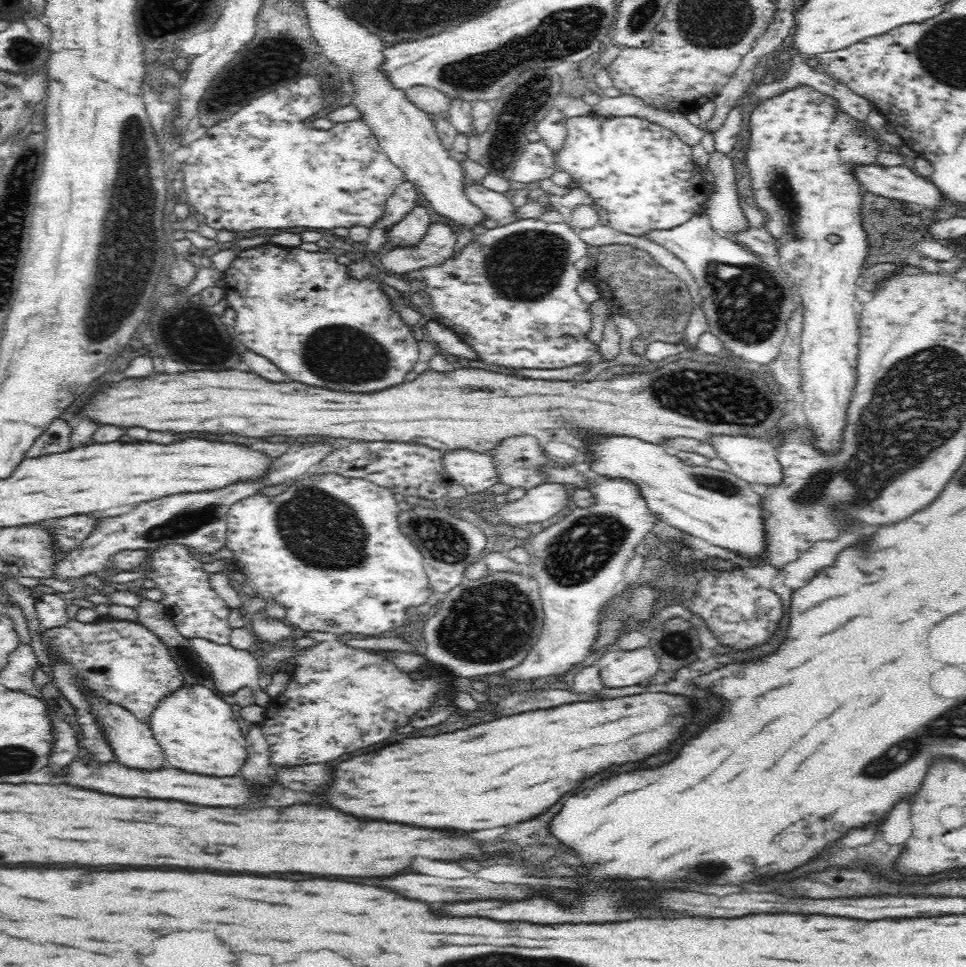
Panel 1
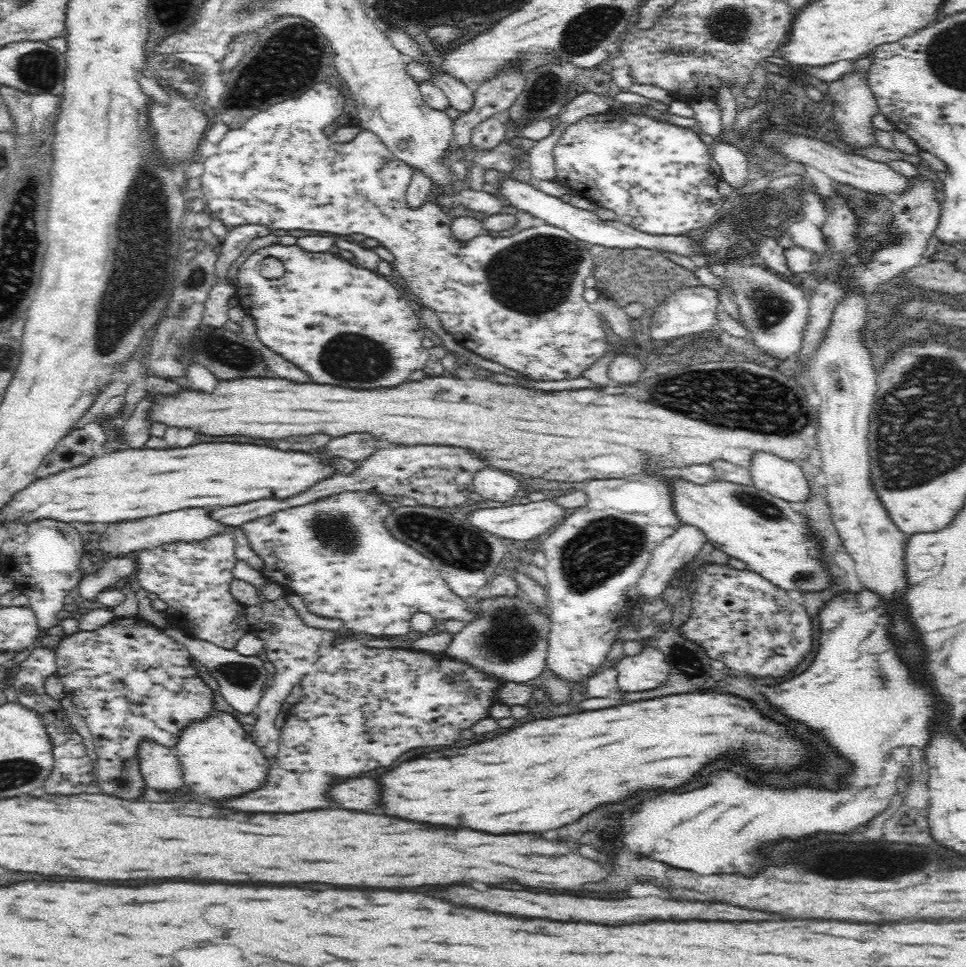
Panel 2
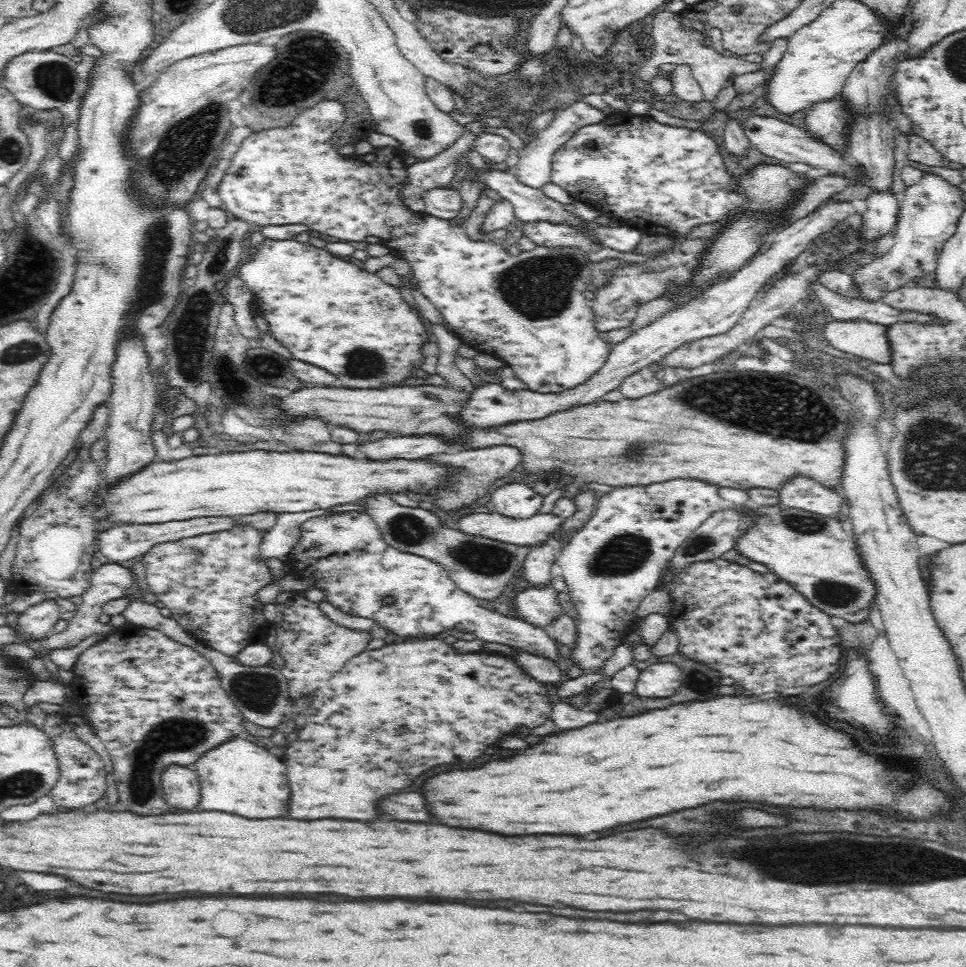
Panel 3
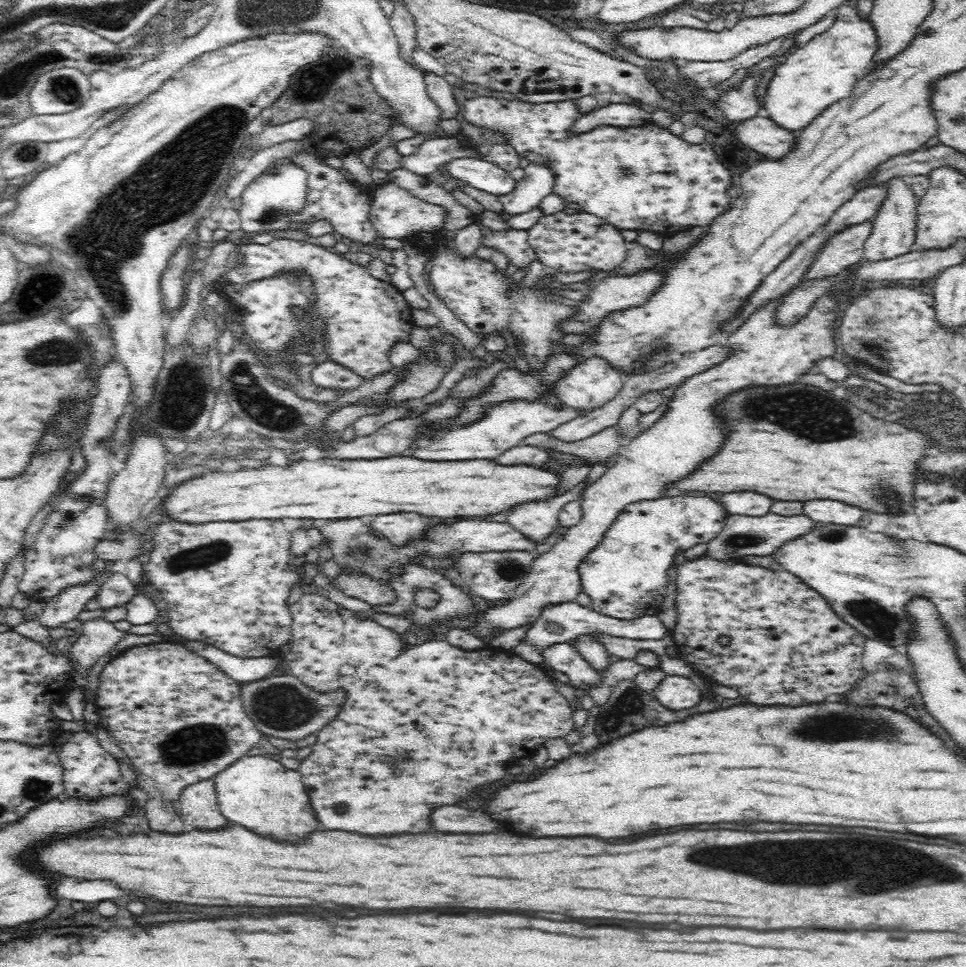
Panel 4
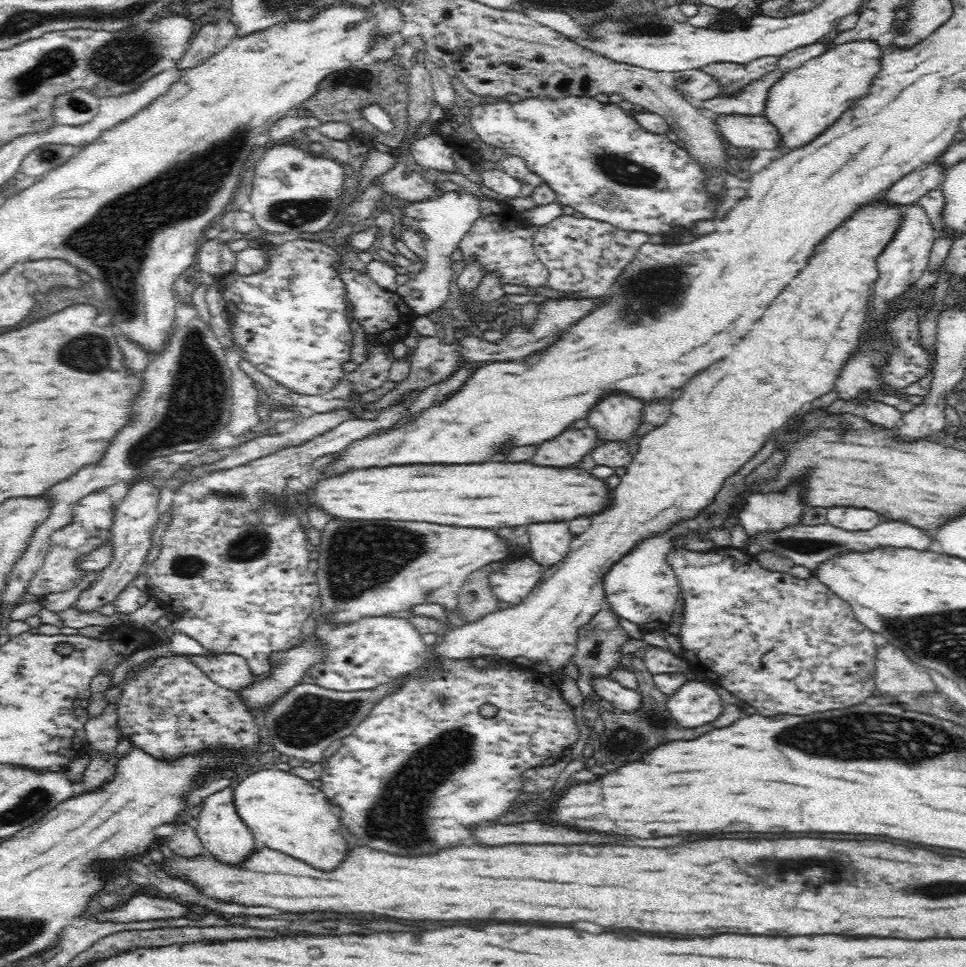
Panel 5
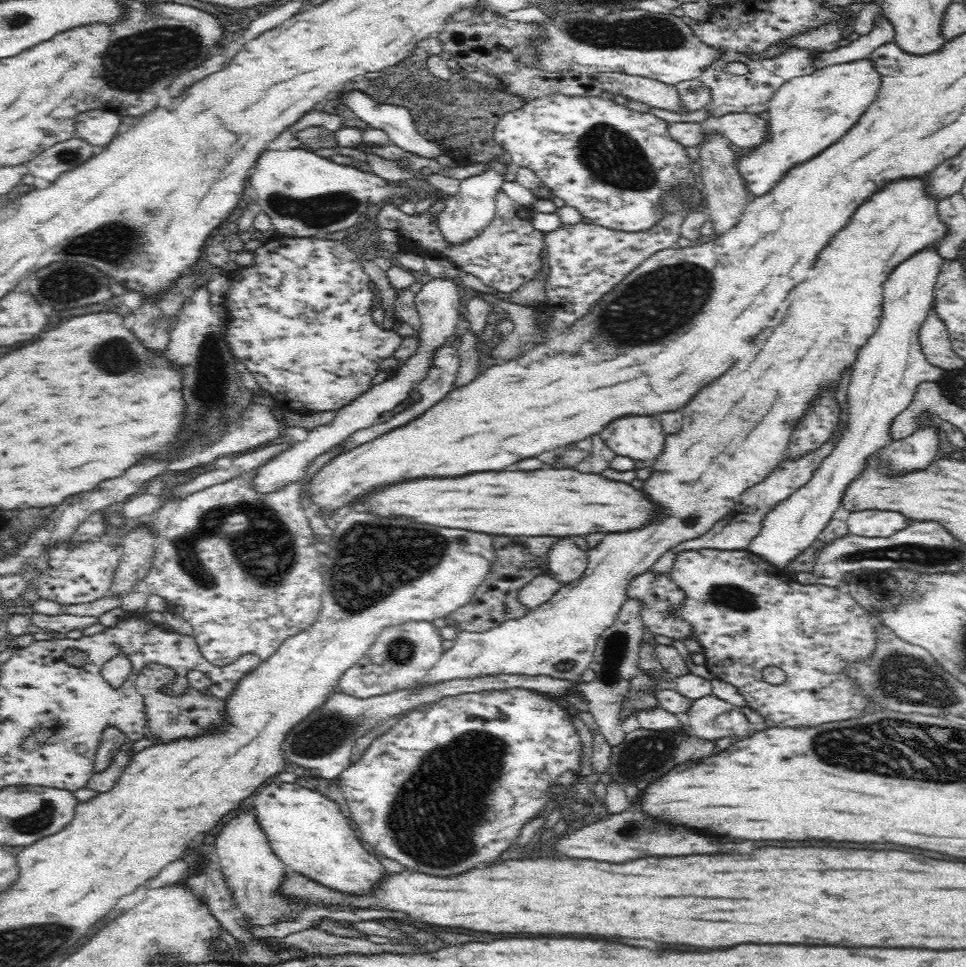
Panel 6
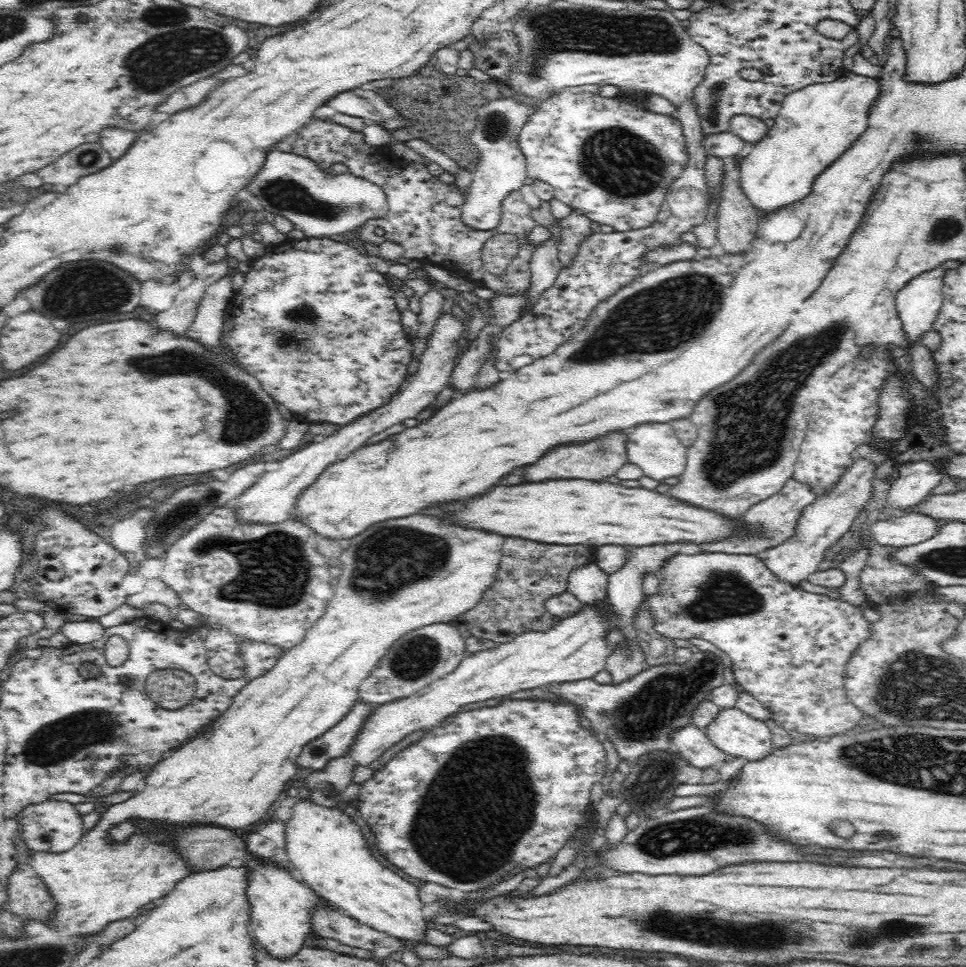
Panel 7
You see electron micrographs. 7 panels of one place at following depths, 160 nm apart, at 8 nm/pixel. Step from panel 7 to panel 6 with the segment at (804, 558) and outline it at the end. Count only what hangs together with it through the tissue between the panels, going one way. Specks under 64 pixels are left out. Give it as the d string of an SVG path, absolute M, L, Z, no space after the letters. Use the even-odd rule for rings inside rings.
M928 245L918 249L915 253L907 256L906 260L896 263L892 270L886 275L882 286L881 315L878 326L866 339L866 342L858 349L855 361L852 363L850 380L846 386L846 410L848 410L848 425L846 430L837 438L837 443L830 450L830 454L824 457L810 475L810 480L799 486L796 492L789 497L779 500L773 504L766 514L761 518L759 531L749 540L747 549L762 557L777 568L785 570L786 566L798 556L805 552L814 541L819 539L819 532L824 525L839 510L839 498L846 483L858 478L857 474L863 469L865 456L879 454L880 447L892 441L888 429L894 422L893 418L906 408L917 386L924 381L940 382L948 377L949 371L939 366L930 364L921 349L919 341L919 328L926 316L929 304L934 299L933 286L936 282L944 259L938 253L937 247Z

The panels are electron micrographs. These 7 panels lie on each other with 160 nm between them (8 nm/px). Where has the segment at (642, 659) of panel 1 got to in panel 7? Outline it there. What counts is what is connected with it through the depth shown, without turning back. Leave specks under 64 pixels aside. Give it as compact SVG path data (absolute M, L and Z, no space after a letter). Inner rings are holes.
M720 707L704 731L712 744L730 757L760 758L773 745L772 733L764 722L744 713L738 707Z

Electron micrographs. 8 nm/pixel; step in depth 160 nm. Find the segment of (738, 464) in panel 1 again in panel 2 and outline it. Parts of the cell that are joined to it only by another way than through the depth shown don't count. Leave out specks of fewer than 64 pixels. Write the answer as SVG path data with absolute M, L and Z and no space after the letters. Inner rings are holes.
M756 450L748 460L752 485L788 502L808 502L811 491L799 466L776 454Z

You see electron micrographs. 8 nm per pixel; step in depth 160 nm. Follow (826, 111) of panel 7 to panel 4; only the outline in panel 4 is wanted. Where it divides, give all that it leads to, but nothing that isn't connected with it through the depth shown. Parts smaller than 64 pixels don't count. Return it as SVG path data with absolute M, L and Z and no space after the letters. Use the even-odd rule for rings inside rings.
M857 2L838 6L834 10L832 24L821 33L815 34L798 50L785 55L786 60L774 69L763 99L763 107L769 113L769 118L791 131L802 130L814 120L824 107L847 97L853 86L869 74L872 68L872 57L878 51L878 38L868 17L858 11Z

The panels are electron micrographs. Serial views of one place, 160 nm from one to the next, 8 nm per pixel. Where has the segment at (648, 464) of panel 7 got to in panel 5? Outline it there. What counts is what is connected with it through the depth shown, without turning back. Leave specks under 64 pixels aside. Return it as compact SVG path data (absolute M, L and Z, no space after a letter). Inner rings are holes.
M612 392L612 394L604 394L602 398L598 398L598 402L586 412L586 420L590 426L598 428L598 438L601 441L624 439L628 442L636 442L636 436L633 436L633 430L643 422L641 412L644 404L638 397L624 392Z

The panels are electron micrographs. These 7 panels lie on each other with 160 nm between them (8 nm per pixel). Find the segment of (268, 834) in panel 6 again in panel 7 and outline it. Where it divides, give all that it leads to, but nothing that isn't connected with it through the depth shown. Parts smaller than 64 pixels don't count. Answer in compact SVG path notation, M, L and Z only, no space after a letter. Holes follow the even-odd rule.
M299 797L284 820L284 850L288 865L302 882L360 923L394 938L425 942L426 924L418 888L379 863L362 836L359 826L343 807L328 807Z

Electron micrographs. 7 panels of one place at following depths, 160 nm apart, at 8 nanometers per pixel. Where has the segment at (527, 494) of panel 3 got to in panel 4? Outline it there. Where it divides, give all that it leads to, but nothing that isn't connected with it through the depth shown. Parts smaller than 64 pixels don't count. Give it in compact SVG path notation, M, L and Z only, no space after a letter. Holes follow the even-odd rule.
M584 483L554 498L541 498L524 504L514 504L506 510L506 518L516 530L536 539L540 549L544 548L561 528L557 517L562 505L566 504L566 501L582 500L583 490Z

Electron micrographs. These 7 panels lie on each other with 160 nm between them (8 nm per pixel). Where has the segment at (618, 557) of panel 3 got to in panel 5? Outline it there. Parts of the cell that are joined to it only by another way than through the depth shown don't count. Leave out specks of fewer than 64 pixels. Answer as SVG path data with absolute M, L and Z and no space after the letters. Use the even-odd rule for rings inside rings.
M676 519L669 527L659 533L642 537L629 551L626 551L616 562L613 562L599 578L605 605L618 617L625 618L638 626L659 628L669 625L673 619L674 609L680 588L674 569L668 563L668 554L678 548L676 542L682 538L710 540L717 549L730 546L731 535L724 526L708 526L708 530L700 530L700 526L692 528L690 519Z

